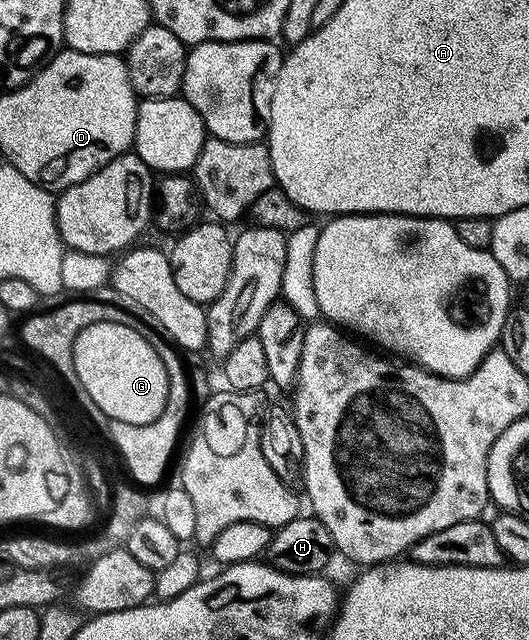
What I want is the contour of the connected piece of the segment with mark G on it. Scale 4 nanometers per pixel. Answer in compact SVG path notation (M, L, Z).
M117 323L84 327L72 346L72 368L108 421L146 425L159 417L168 400L166 369L154 353L154 345L134 327Z

